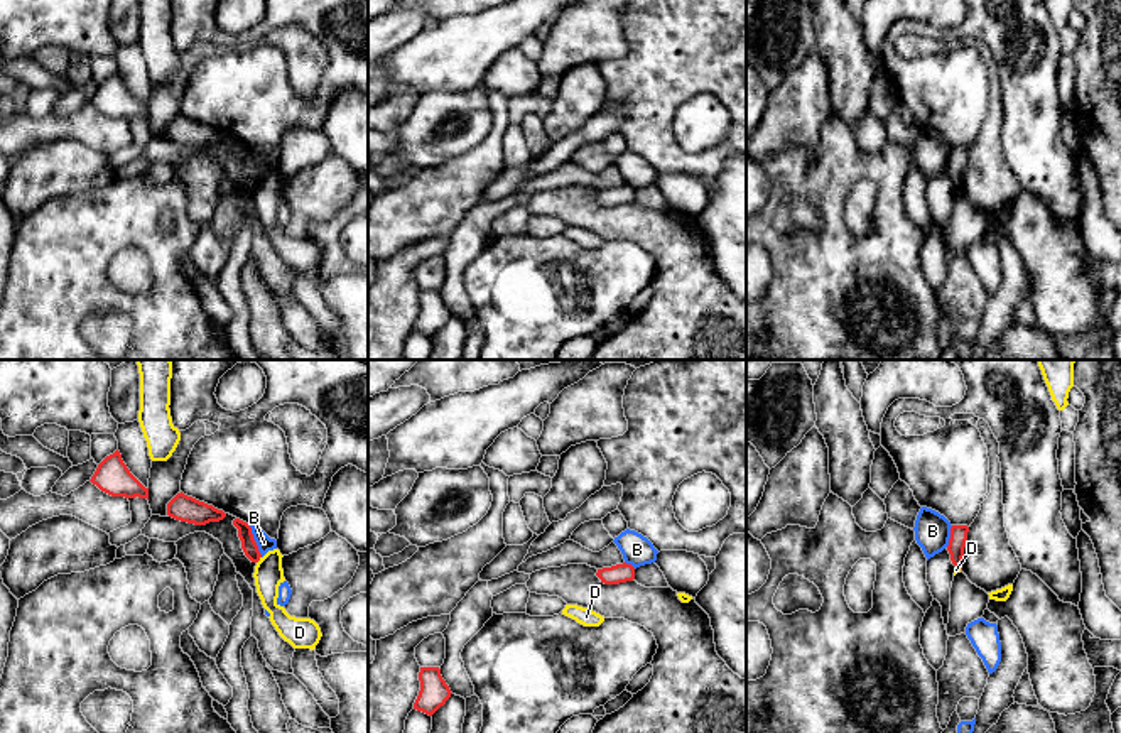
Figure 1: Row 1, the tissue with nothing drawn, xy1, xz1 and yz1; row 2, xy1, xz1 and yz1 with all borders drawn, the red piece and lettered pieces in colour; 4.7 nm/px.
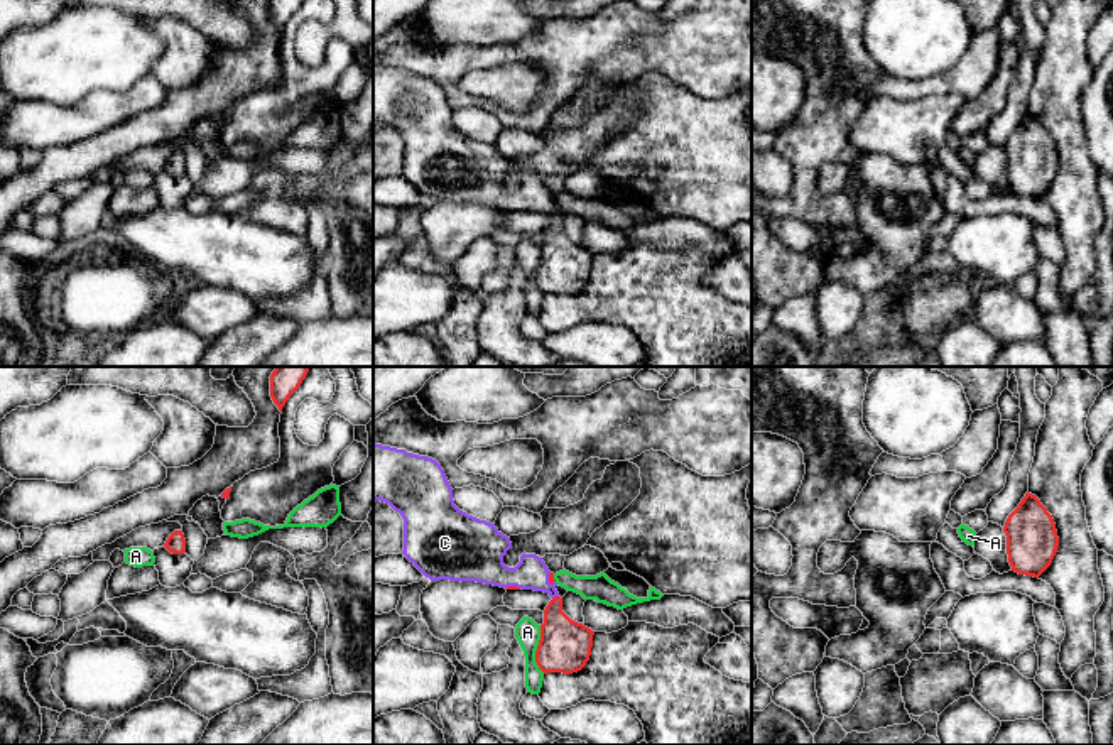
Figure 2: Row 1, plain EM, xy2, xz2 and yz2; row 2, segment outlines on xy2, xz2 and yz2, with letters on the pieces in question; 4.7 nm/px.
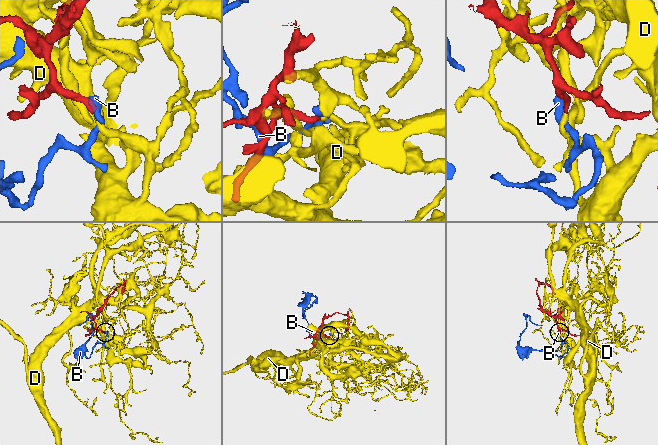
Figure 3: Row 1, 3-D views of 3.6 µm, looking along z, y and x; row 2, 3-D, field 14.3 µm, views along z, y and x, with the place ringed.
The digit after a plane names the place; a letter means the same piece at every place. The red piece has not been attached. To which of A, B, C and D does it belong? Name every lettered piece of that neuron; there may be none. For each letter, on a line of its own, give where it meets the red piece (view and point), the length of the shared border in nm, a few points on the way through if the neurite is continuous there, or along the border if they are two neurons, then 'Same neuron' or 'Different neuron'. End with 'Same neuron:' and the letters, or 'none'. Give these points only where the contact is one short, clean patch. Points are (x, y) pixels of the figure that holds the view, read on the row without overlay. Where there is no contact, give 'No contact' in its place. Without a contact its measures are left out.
A: Touches red at xz2 (537, 271). Shared border 240 nm. Different neuron
B: Touches red at xy1 (254, 162). Shared border 170 nm. Boundary: xy1 (249, 147), (262, 178). Different neuron
C: Touches red at xz2 (556, 218). Shared border 40 nm. Path across: xz2 (564, 267), (556, 245), (556, 218), (531, 195). Same neuron
D: Touches red at xy1 (259, 181). Shared border 40 nm. Different neuron
Same neuron: C

